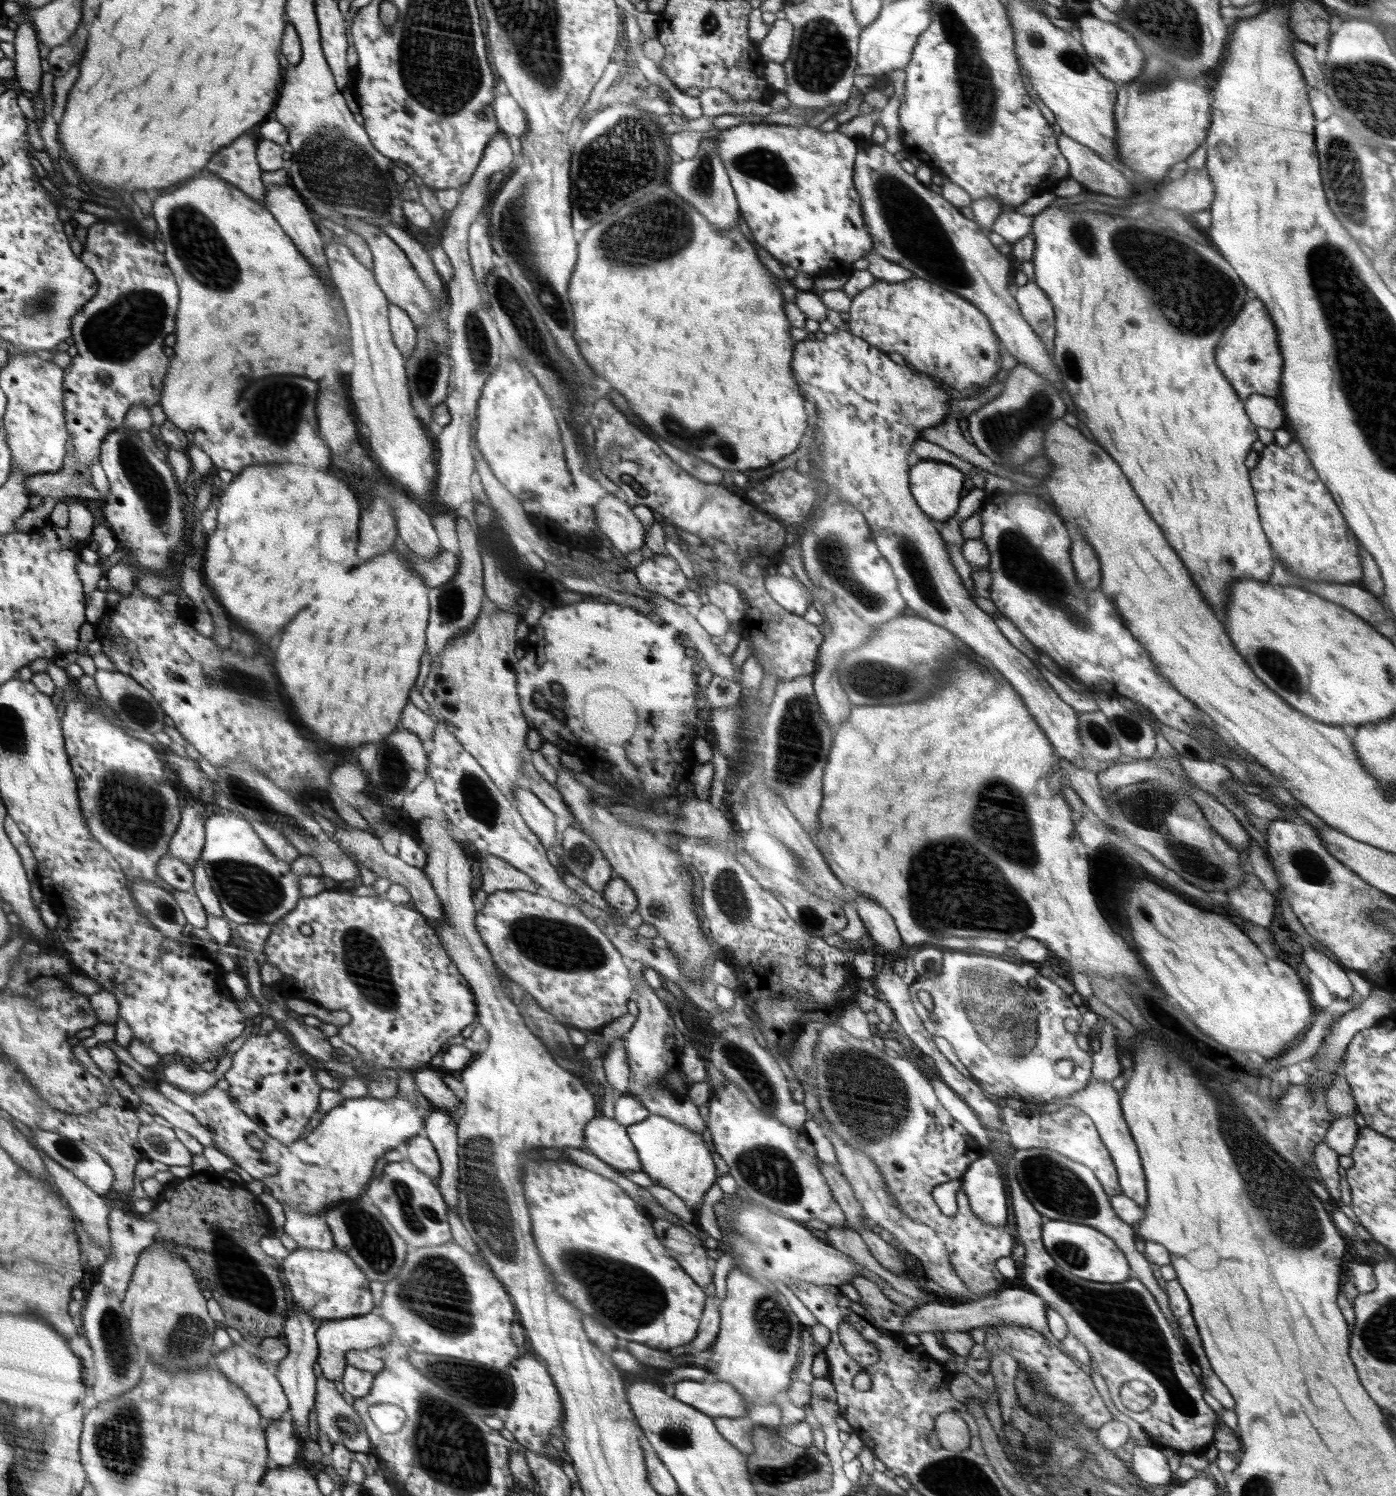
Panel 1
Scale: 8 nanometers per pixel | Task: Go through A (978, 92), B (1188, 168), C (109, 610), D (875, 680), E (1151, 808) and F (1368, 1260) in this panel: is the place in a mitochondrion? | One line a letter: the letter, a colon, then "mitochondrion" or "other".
A: mitochondrion
B: other
C: other
D: mitochondrion
E: mitochondrion
F: other

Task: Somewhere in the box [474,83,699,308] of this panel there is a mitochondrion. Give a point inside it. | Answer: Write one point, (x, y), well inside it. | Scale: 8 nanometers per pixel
(633, 141)

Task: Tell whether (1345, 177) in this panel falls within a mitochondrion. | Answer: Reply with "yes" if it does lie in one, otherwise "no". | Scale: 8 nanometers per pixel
yes

